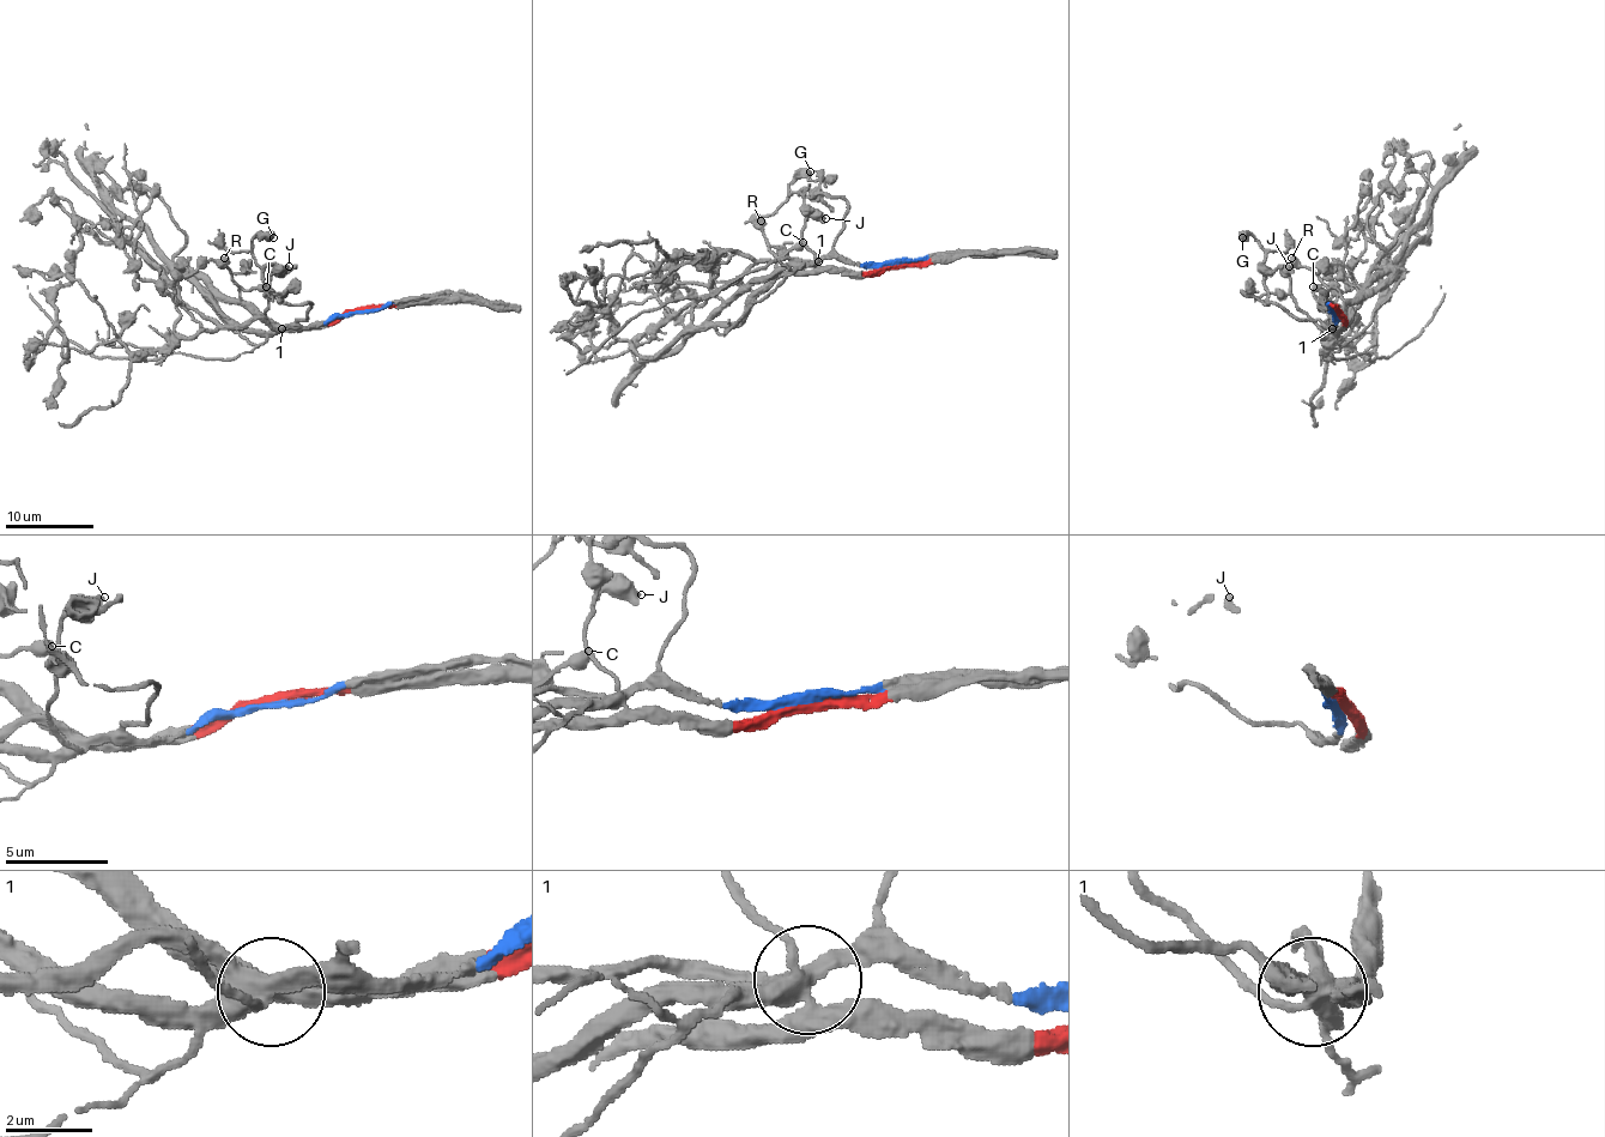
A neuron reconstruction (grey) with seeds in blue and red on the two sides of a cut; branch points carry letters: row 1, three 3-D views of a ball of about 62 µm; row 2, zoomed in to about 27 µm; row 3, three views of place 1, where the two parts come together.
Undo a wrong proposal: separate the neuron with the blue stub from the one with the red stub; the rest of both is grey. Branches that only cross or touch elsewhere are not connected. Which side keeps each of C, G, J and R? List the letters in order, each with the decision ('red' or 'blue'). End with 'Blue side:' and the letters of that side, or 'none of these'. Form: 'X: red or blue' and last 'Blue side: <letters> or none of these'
C: red
G: blue
J: red
R: red
Blue side: G

